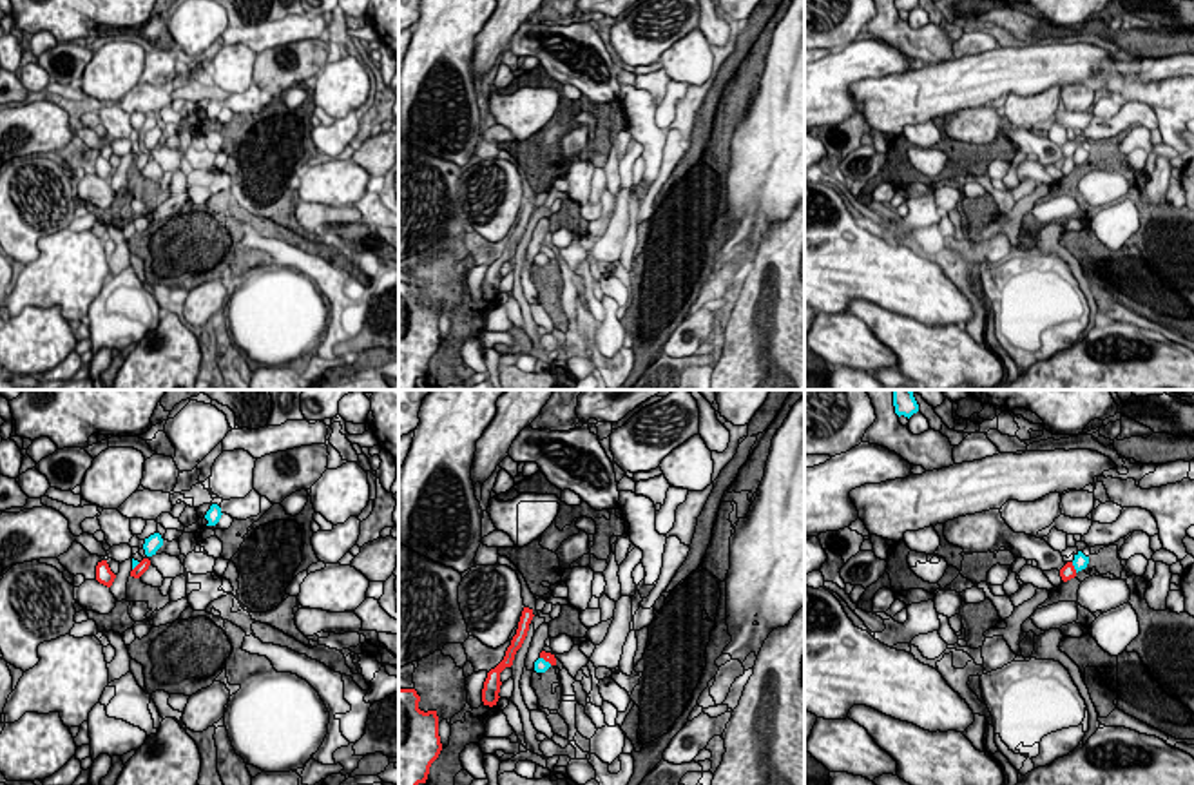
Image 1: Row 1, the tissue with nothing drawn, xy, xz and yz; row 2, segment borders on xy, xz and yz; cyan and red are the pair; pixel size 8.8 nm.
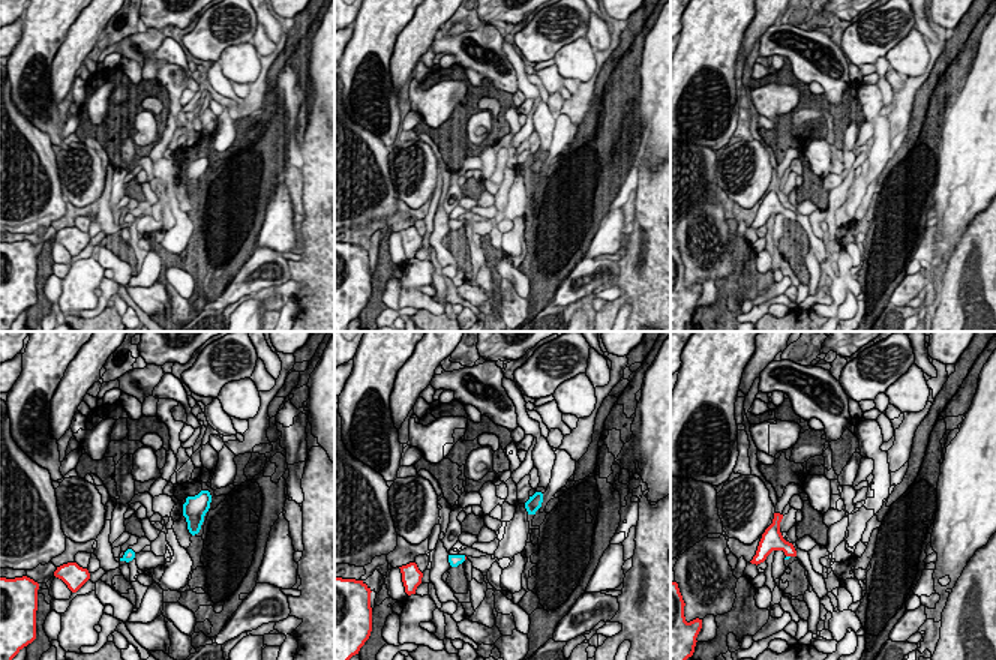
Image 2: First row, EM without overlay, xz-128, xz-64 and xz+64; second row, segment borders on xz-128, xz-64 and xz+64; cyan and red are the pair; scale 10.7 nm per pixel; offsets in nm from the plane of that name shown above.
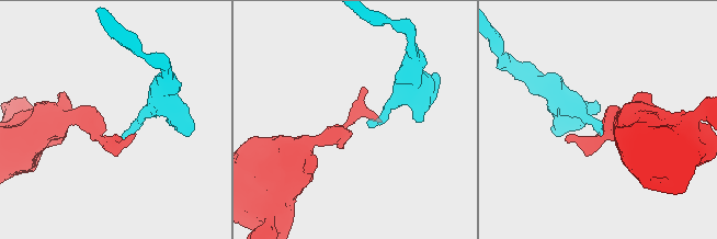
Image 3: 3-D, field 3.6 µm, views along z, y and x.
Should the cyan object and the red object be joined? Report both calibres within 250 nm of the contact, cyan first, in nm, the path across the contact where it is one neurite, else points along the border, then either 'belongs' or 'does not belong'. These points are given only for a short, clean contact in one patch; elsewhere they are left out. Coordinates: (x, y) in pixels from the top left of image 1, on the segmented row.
130/140 nm | along yz (1071, 562), (1077, 571) | does not belong

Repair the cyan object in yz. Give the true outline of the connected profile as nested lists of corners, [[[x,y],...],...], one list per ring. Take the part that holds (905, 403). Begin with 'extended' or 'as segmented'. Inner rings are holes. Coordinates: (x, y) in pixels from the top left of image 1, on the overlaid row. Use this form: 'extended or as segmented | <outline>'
as segmented | [[[893,390],[893,406],[899,417],[904,415],[910,419],[919,412],[919,404],[911,390]]]

